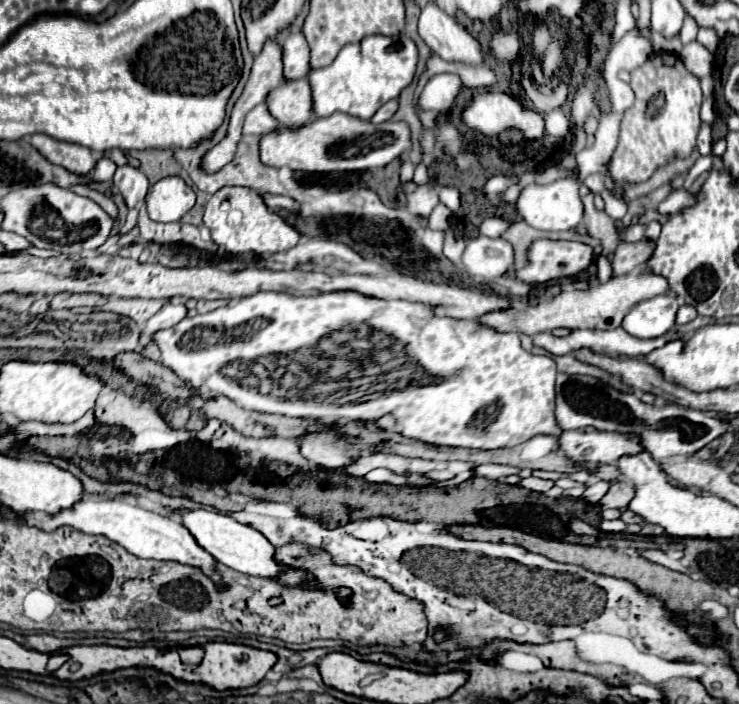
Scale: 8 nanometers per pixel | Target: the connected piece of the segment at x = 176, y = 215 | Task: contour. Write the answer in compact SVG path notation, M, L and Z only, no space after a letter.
M166 177L150 187L146 203L154 221L170 223L180 221L196 205L196 195L180 177Z

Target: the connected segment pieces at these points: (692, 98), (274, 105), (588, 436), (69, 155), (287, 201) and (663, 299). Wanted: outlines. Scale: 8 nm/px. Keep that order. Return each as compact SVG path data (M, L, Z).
M656 55L642 67L634 69L630 87L636 101L626 109L620 125L620 141L610 159L610 175L620 197L624 183L646 181L658 167L666 165L674 157L688 157L696 147L696 135L700 127L700 103L702 89L700 79L690 73L676 55Z
M284 79L266 97L268 111L280 125L306 125L312 119L312 93L306 79Z
M564 431L560 437L560 449L572 461L586 463L616 463L620 457L646 451L638 435L616 431Z
M36 133L30 137L30 143L54 165L62 165L70 173L76 173L80 177L90 175L96 169L96 159L88 147L66 143L52 139L48 135Z
M268 193L261 194L263 201L271 210L279 210L282 212L282 216L286 217L292 213L297 214L299 212L298 204L294 203L294 200L284 196L271 196Z
M658 295L636 305L622 321L622 327L638 339L654 339L674 327L678 299L674 295Z

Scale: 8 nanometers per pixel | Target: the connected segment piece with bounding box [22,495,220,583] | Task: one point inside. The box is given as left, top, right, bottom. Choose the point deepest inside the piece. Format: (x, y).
(146, 534)

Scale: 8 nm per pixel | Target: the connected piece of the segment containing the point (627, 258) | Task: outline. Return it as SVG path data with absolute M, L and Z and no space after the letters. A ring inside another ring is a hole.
M642 239L638 243L628 243L628 241L622 241L614 253L614 261L612 261L612 267L614 267L614 275L628 275L634 267L638 265L644 265L652 253L654 253L654 241L652 239Z

